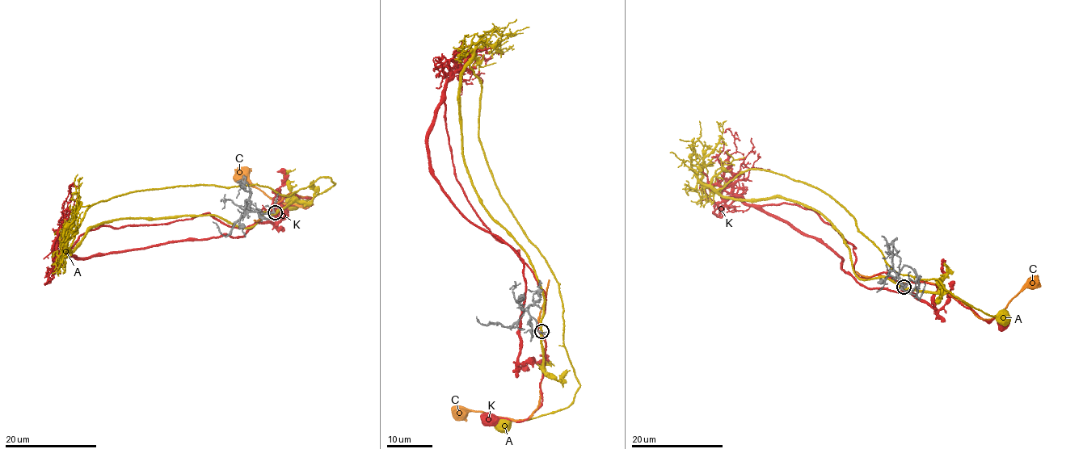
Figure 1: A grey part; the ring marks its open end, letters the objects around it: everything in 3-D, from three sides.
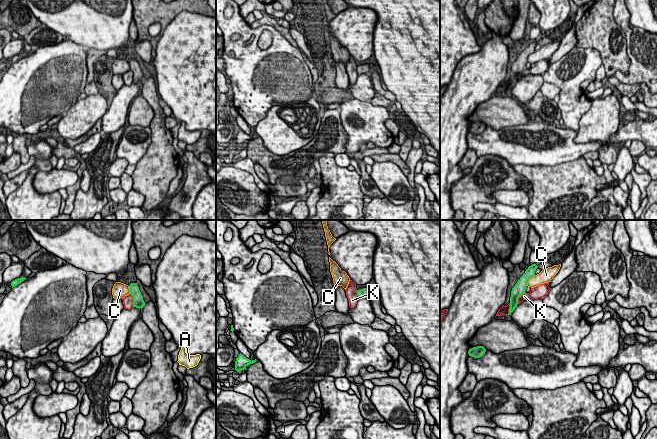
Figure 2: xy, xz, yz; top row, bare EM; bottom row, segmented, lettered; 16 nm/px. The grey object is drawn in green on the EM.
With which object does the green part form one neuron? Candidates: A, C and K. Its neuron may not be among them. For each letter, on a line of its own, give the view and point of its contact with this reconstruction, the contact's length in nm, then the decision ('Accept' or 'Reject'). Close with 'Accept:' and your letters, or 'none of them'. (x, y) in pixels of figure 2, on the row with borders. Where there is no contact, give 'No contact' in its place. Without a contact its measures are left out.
A: No contact. Reject
C: Touches green at yz (529, 278). Shared border 240 nm. Reject
K: Touches green at xy (133, 300). Shared border 220 nm. Reject
Accept: none of them

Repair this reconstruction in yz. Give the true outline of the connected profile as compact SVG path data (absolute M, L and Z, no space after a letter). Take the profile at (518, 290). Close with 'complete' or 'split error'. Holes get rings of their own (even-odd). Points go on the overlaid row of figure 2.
M535 263L532 264L531 266L529 266L526 269L525 273L517 281L515 286L512 288L511 297L510 297L510 309L509 309L508 315L511 315L511 313L517 307L518 298L526 293L525 291L526 291L528 280L535 276L535 271L537 268L538 268L538 266Z; complete

